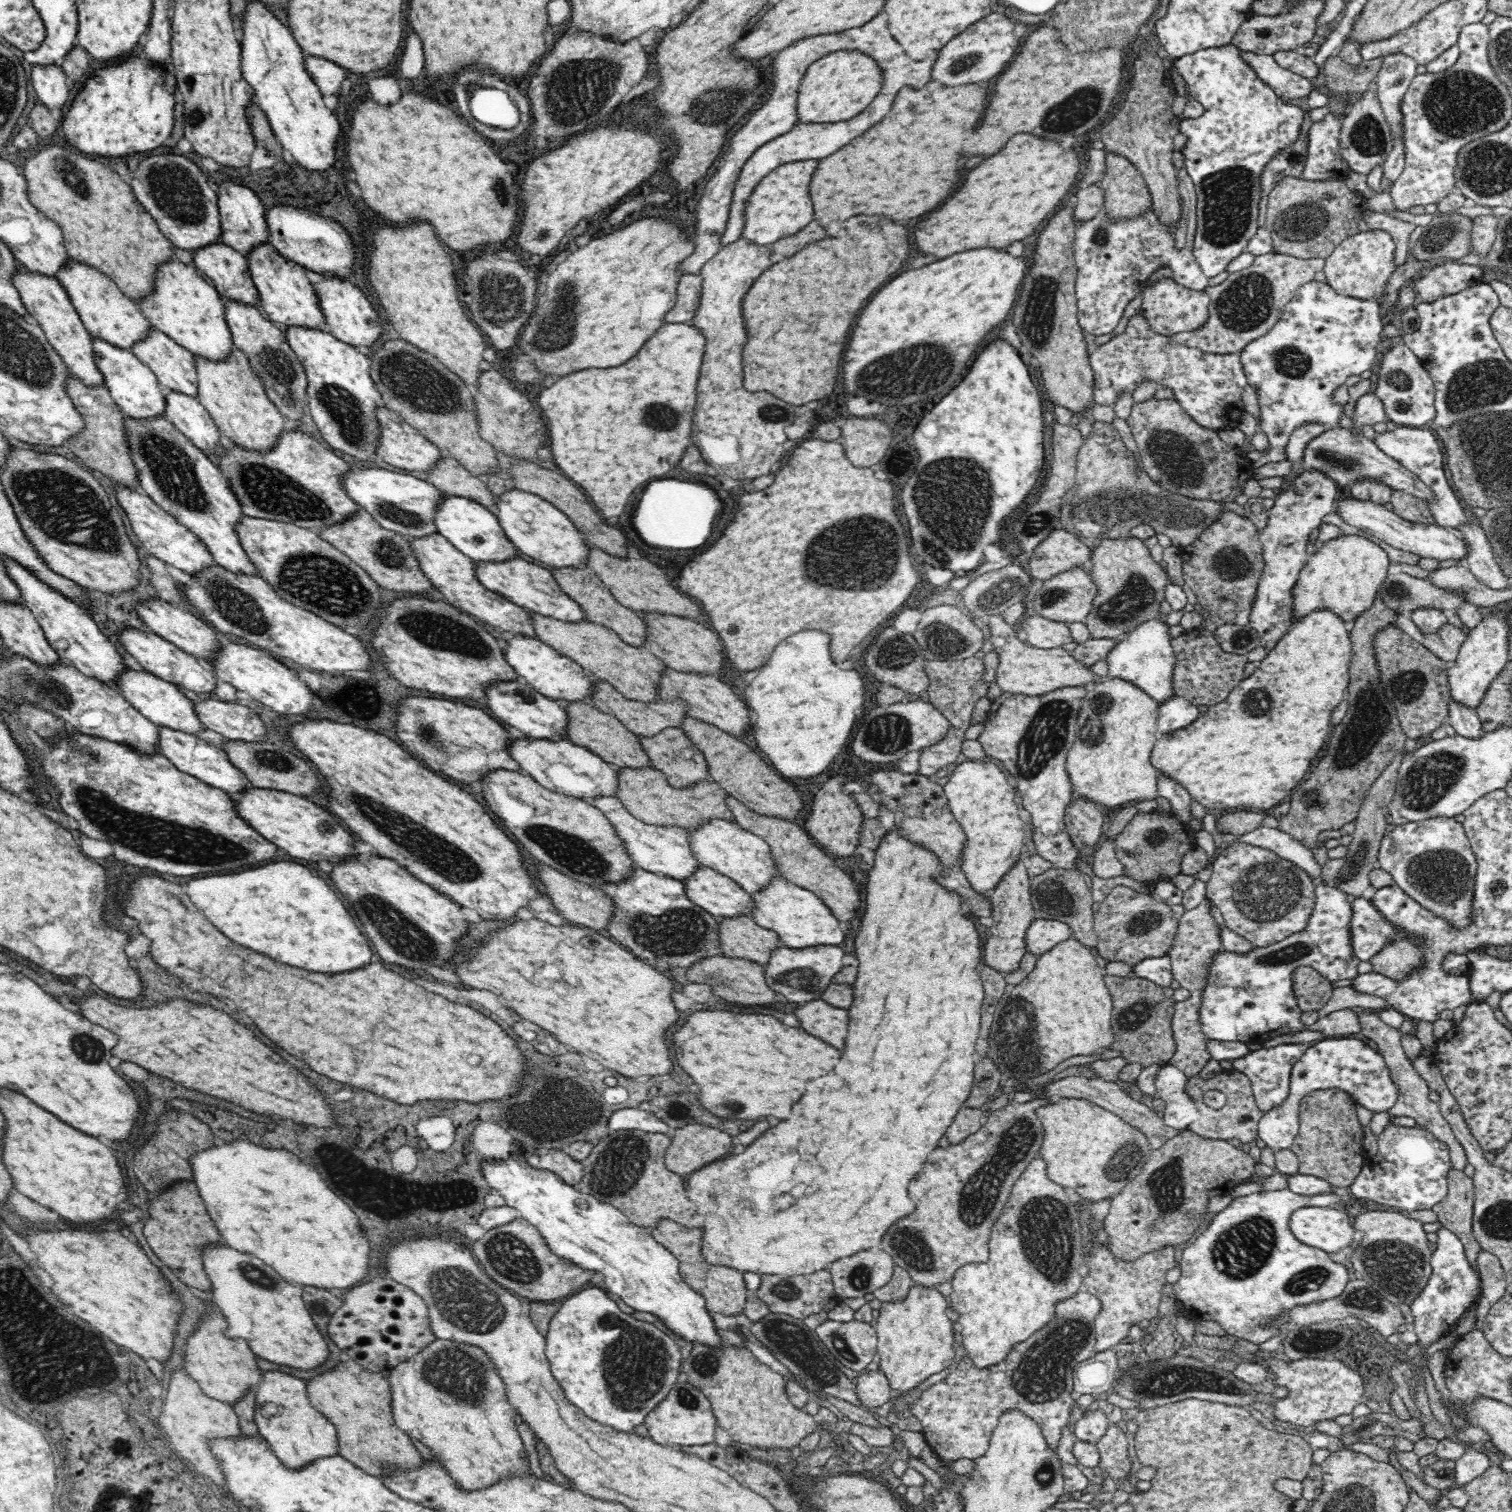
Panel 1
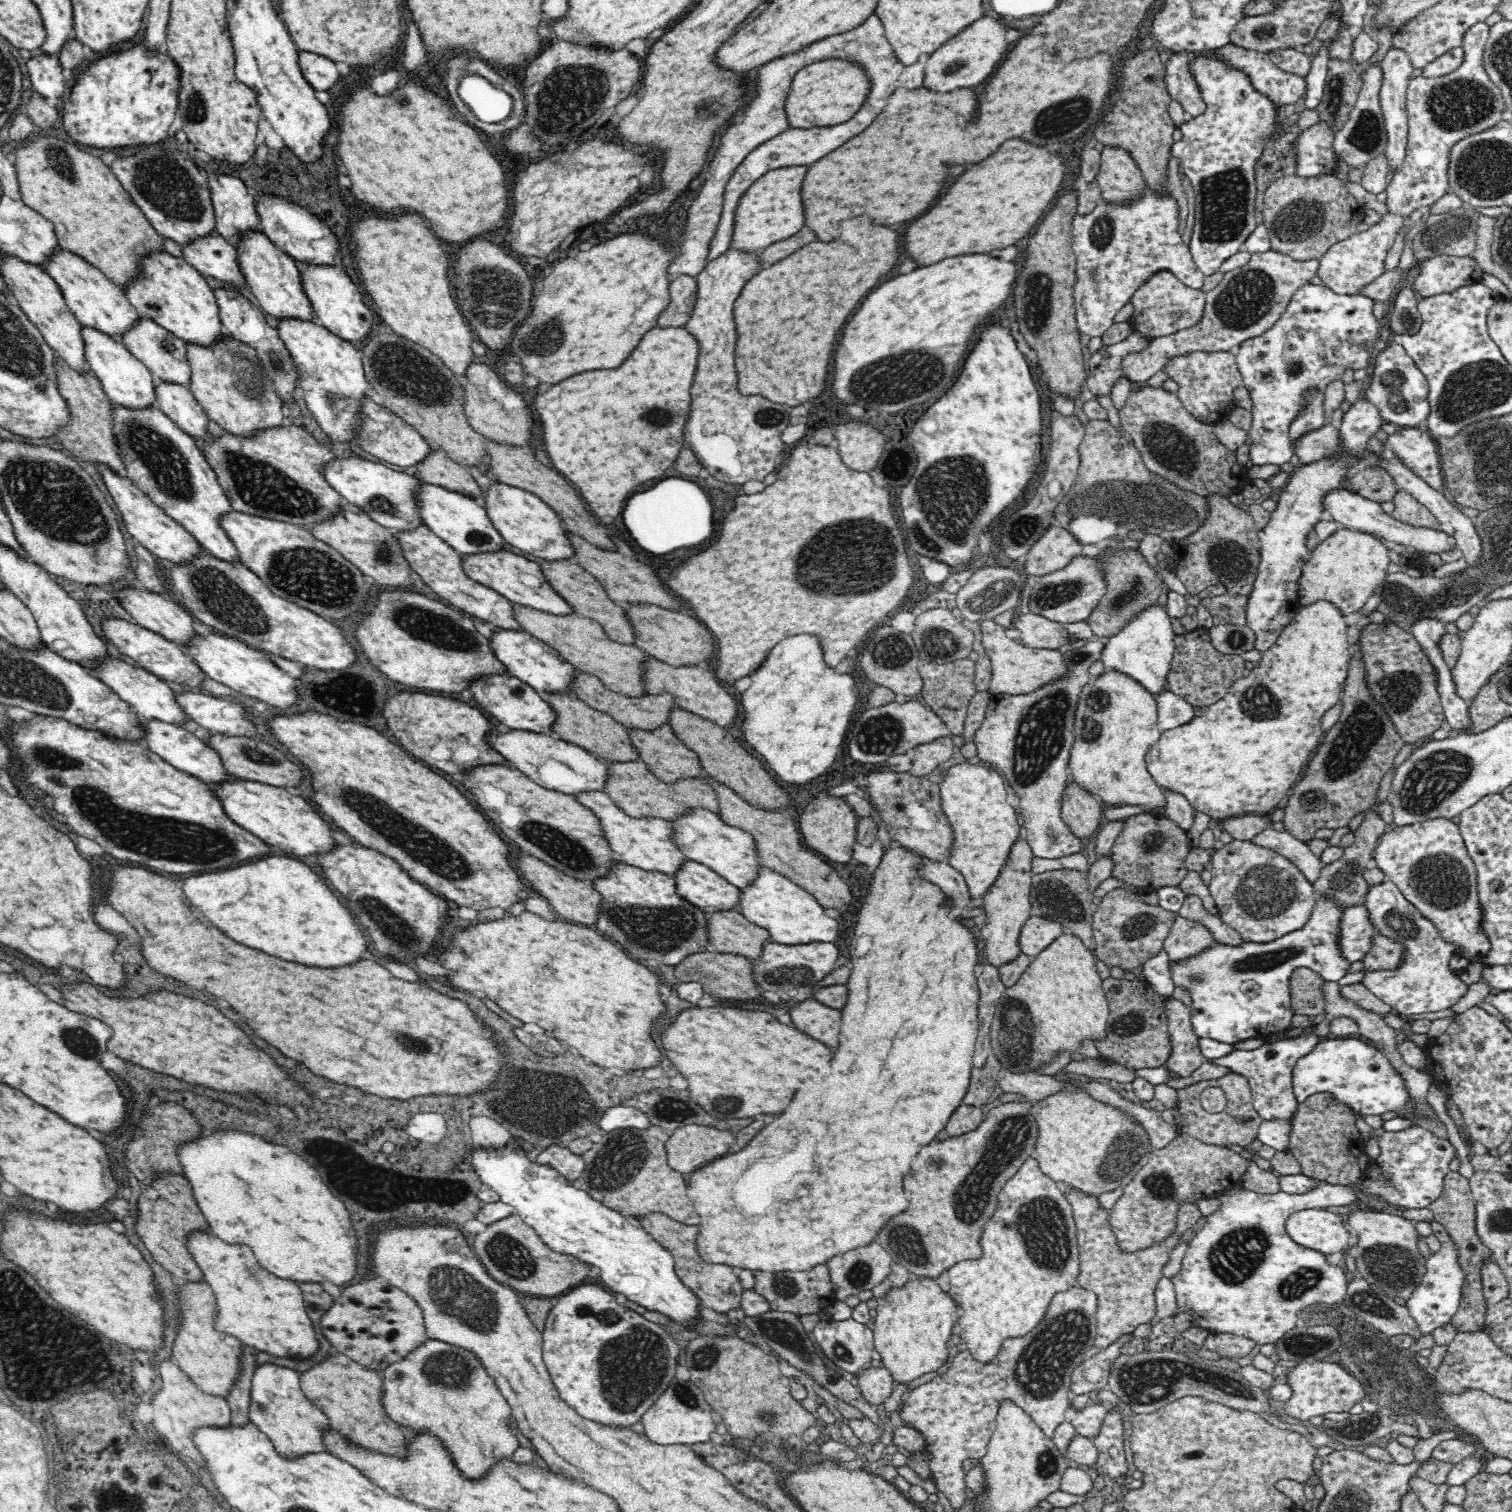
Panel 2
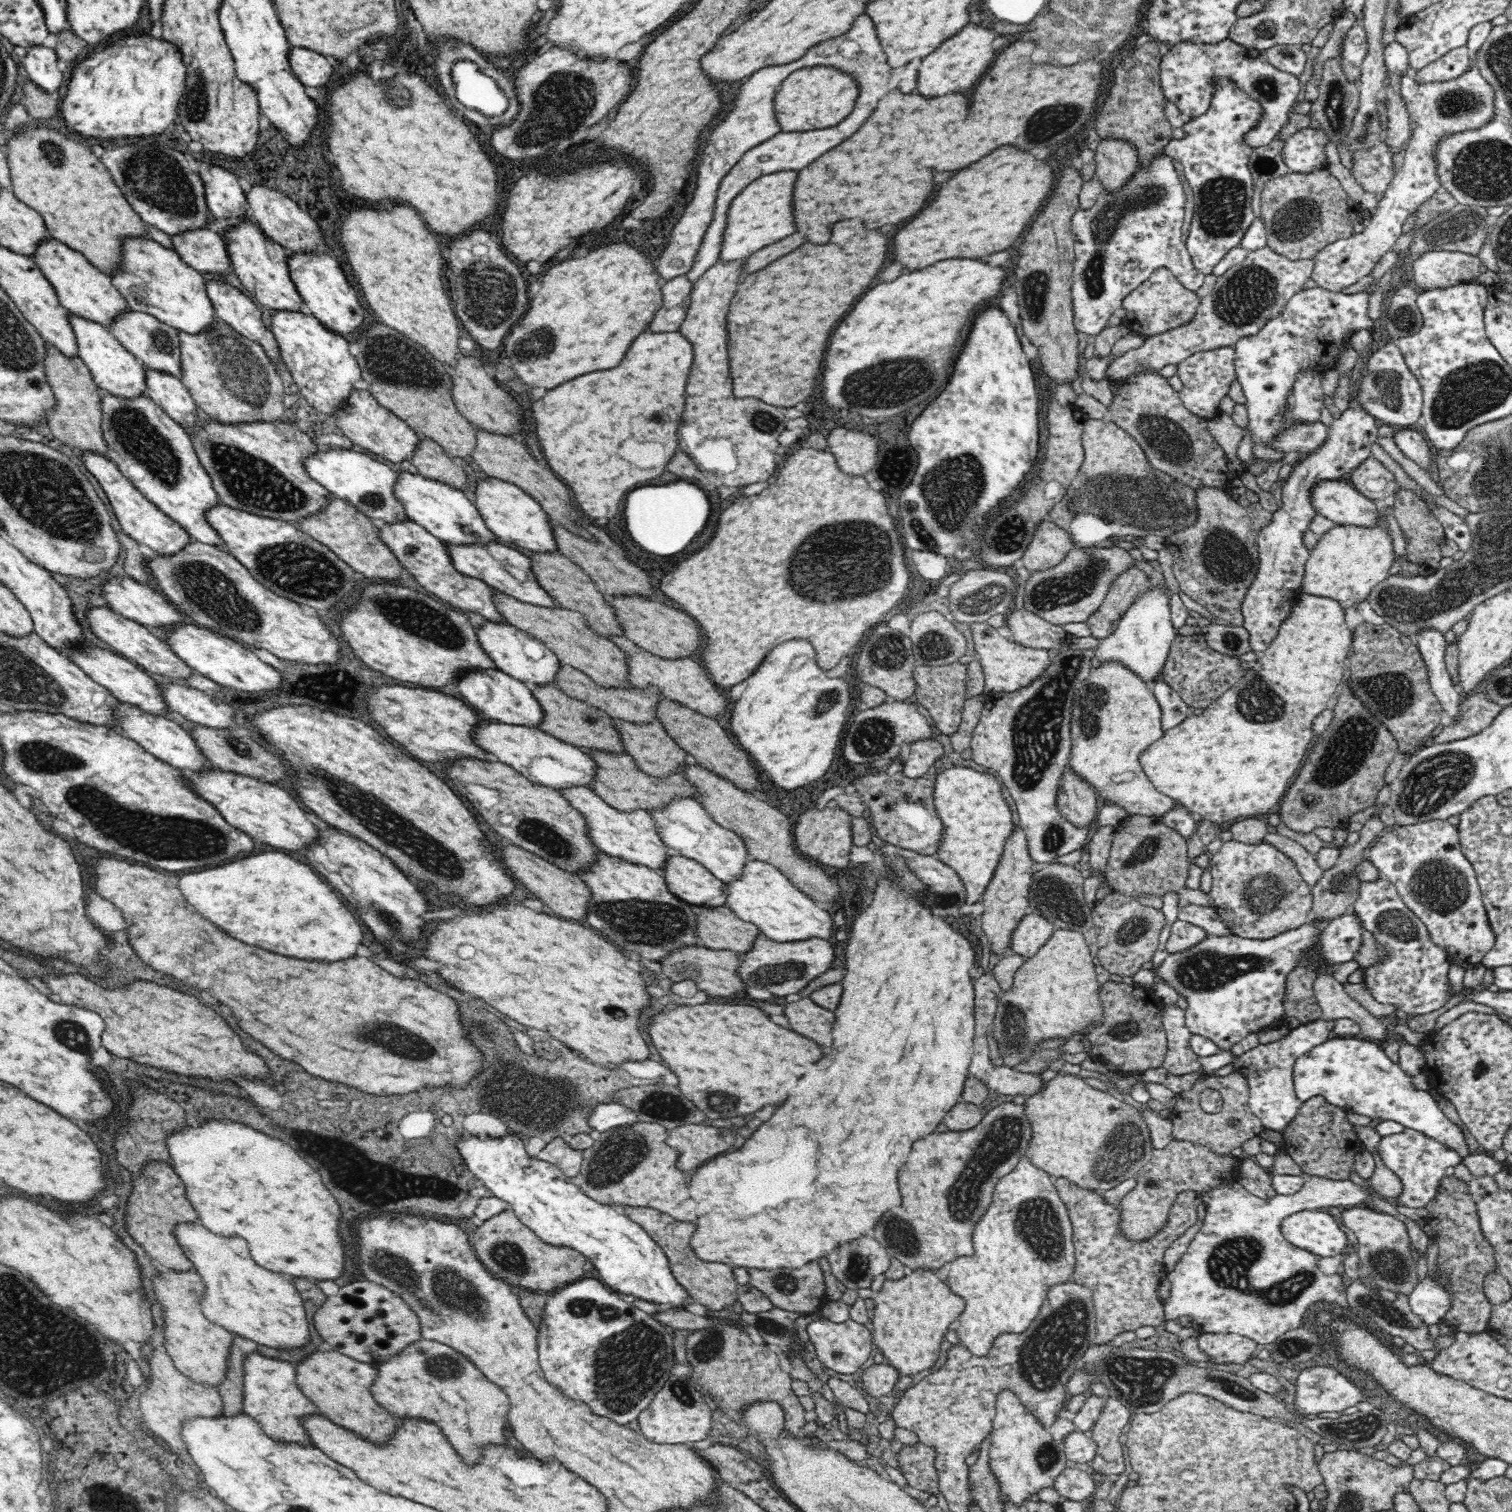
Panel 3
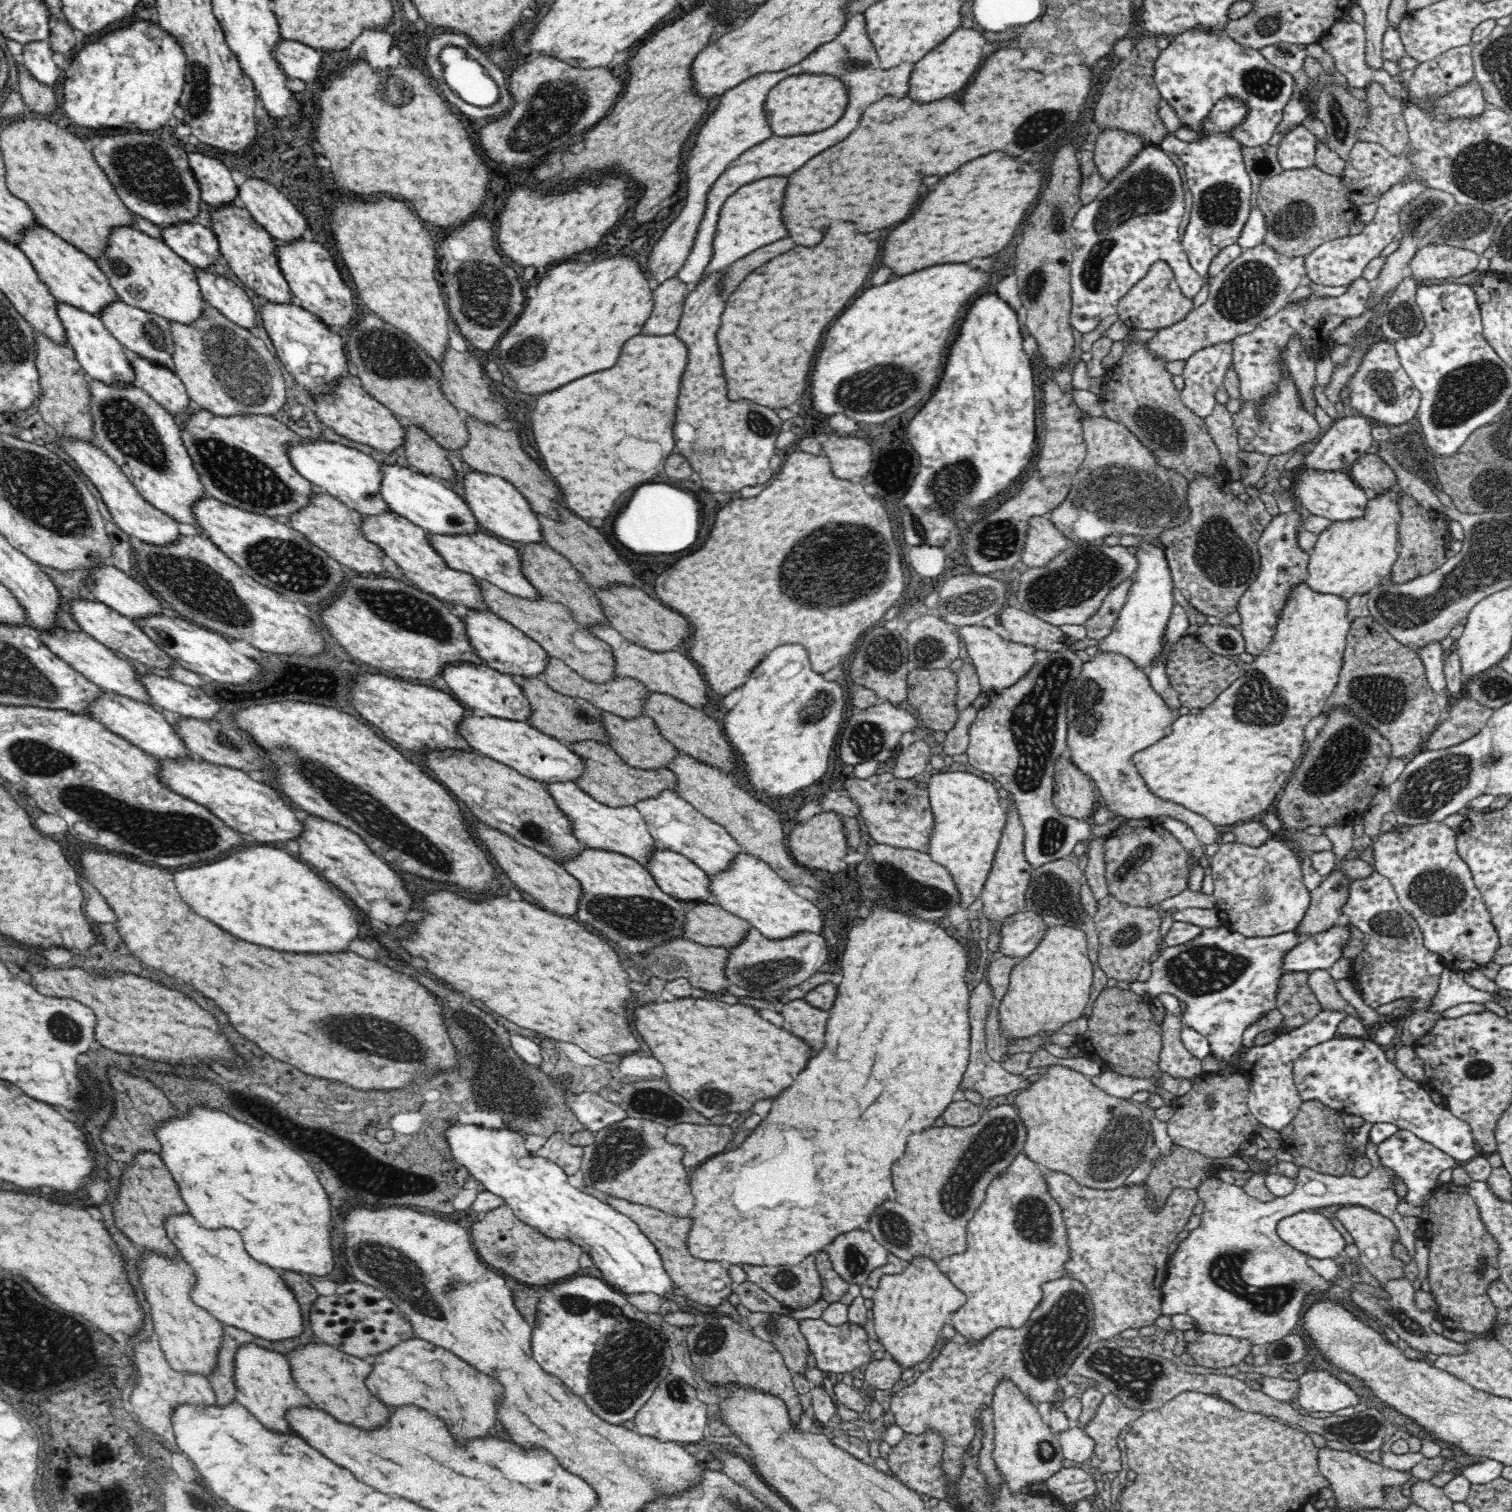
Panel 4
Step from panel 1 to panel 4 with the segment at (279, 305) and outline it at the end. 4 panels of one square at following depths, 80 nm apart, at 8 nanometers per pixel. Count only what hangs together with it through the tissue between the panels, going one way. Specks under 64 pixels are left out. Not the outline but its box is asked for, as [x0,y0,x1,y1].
[209,202,292,304]

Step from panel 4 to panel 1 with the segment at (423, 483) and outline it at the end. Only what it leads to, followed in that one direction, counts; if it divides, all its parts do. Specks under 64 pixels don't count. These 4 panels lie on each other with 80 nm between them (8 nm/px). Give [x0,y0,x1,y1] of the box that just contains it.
[434,493,518,562]

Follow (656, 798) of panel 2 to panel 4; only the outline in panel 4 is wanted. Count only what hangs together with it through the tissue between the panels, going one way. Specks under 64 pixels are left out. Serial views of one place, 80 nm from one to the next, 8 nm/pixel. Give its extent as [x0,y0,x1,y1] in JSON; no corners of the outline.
[564,740,675,808]

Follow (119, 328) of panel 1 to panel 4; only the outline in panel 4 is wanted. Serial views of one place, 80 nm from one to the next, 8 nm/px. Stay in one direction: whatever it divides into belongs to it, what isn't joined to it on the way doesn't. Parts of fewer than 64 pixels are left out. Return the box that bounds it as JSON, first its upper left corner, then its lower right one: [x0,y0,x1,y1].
[16,224,118,315]

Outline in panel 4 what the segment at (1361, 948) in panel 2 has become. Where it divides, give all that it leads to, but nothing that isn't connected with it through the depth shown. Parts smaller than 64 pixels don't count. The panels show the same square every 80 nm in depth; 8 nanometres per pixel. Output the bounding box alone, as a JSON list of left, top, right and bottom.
[1282,921,1348,974]

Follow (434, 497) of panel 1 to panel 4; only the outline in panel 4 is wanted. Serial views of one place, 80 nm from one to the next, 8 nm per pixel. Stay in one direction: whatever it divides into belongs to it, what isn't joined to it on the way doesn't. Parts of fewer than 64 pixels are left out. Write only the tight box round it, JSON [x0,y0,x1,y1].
[286,438,389,515]

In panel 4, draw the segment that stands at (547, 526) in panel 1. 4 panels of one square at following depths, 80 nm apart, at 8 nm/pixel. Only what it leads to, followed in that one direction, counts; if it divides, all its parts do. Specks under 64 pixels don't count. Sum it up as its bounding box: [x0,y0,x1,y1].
[462,468,545,544]

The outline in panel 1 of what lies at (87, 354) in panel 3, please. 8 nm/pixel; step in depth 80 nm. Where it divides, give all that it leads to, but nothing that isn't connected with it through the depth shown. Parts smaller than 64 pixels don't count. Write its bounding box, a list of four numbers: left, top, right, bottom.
[90,336,164,418]

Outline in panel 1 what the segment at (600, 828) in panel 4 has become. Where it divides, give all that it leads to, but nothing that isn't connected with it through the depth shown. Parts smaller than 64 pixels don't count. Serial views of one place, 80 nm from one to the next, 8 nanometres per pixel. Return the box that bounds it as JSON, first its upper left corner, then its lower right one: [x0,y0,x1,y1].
[585,796,699,881]

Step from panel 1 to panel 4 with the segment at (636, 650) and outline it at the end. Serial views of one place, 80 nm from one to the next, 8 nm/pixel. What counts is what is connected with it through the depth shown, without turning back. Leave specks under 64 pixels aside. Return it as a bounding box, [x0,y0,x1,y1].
[476,578,614,682]

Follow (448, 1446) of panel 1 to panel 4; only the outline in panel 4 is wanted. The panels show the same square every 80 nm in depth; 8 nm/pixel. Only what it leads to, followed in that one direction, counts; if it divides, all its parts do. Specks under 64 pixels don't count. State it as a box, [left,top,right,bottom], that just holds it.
[364,1338,502,1442]

